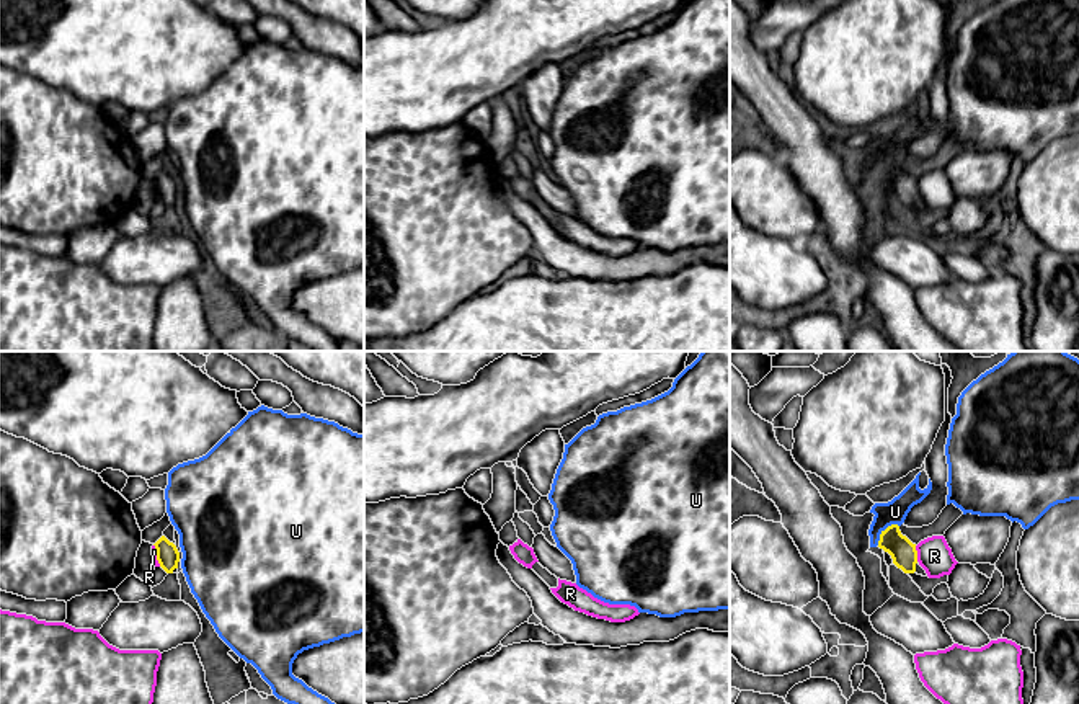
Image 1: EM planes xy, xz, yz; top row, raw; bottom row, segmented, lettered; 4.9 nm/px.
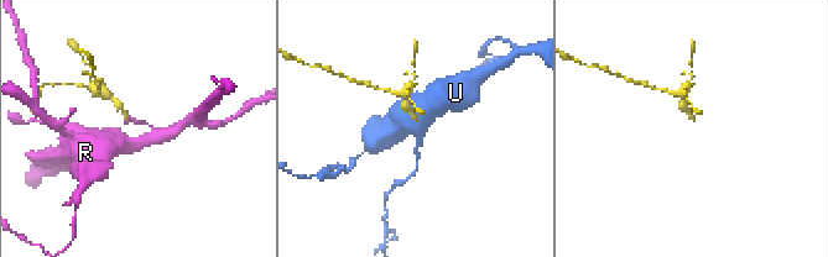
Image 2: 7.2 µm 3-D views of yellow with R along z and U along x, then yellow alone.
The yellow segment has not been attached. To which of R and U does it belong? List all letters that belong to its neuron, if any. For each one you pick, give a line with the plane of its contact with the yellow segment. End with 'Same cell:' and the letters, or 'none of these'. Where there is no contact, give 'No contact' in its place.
Same cell: none of these

